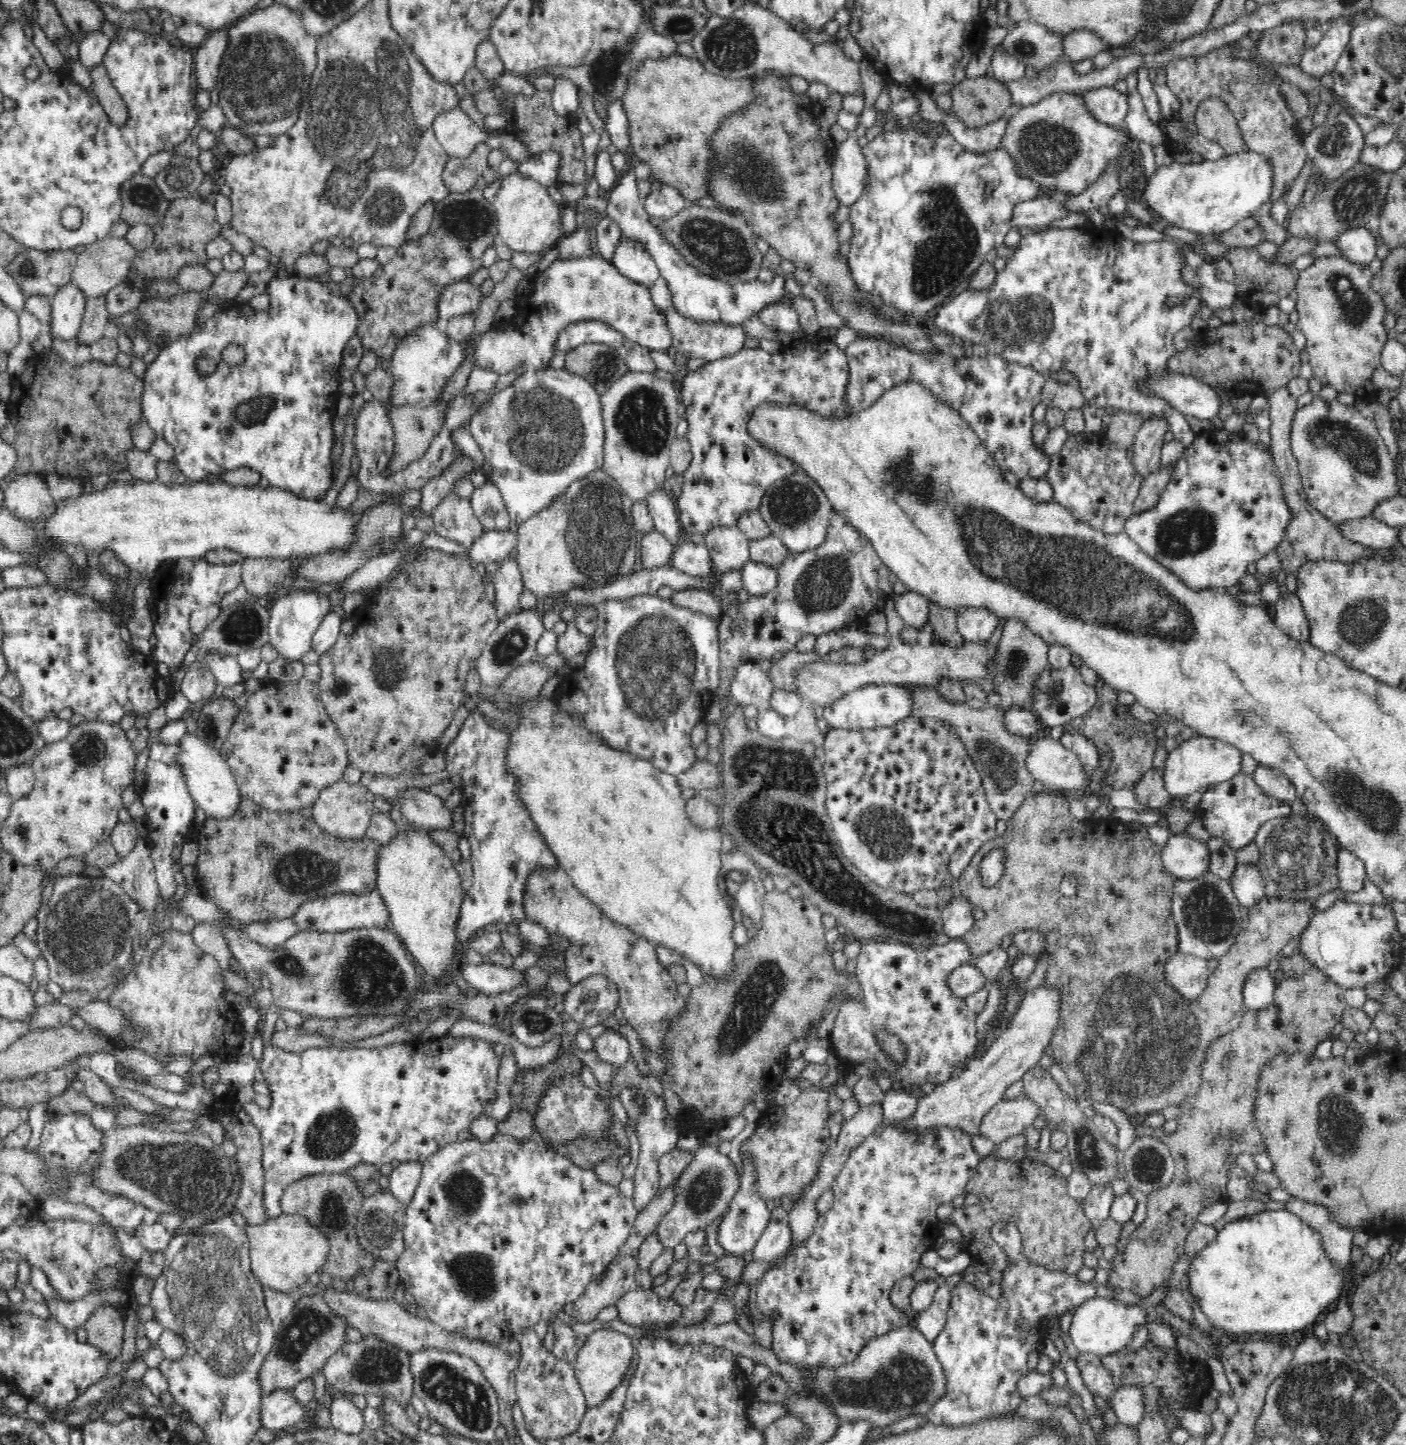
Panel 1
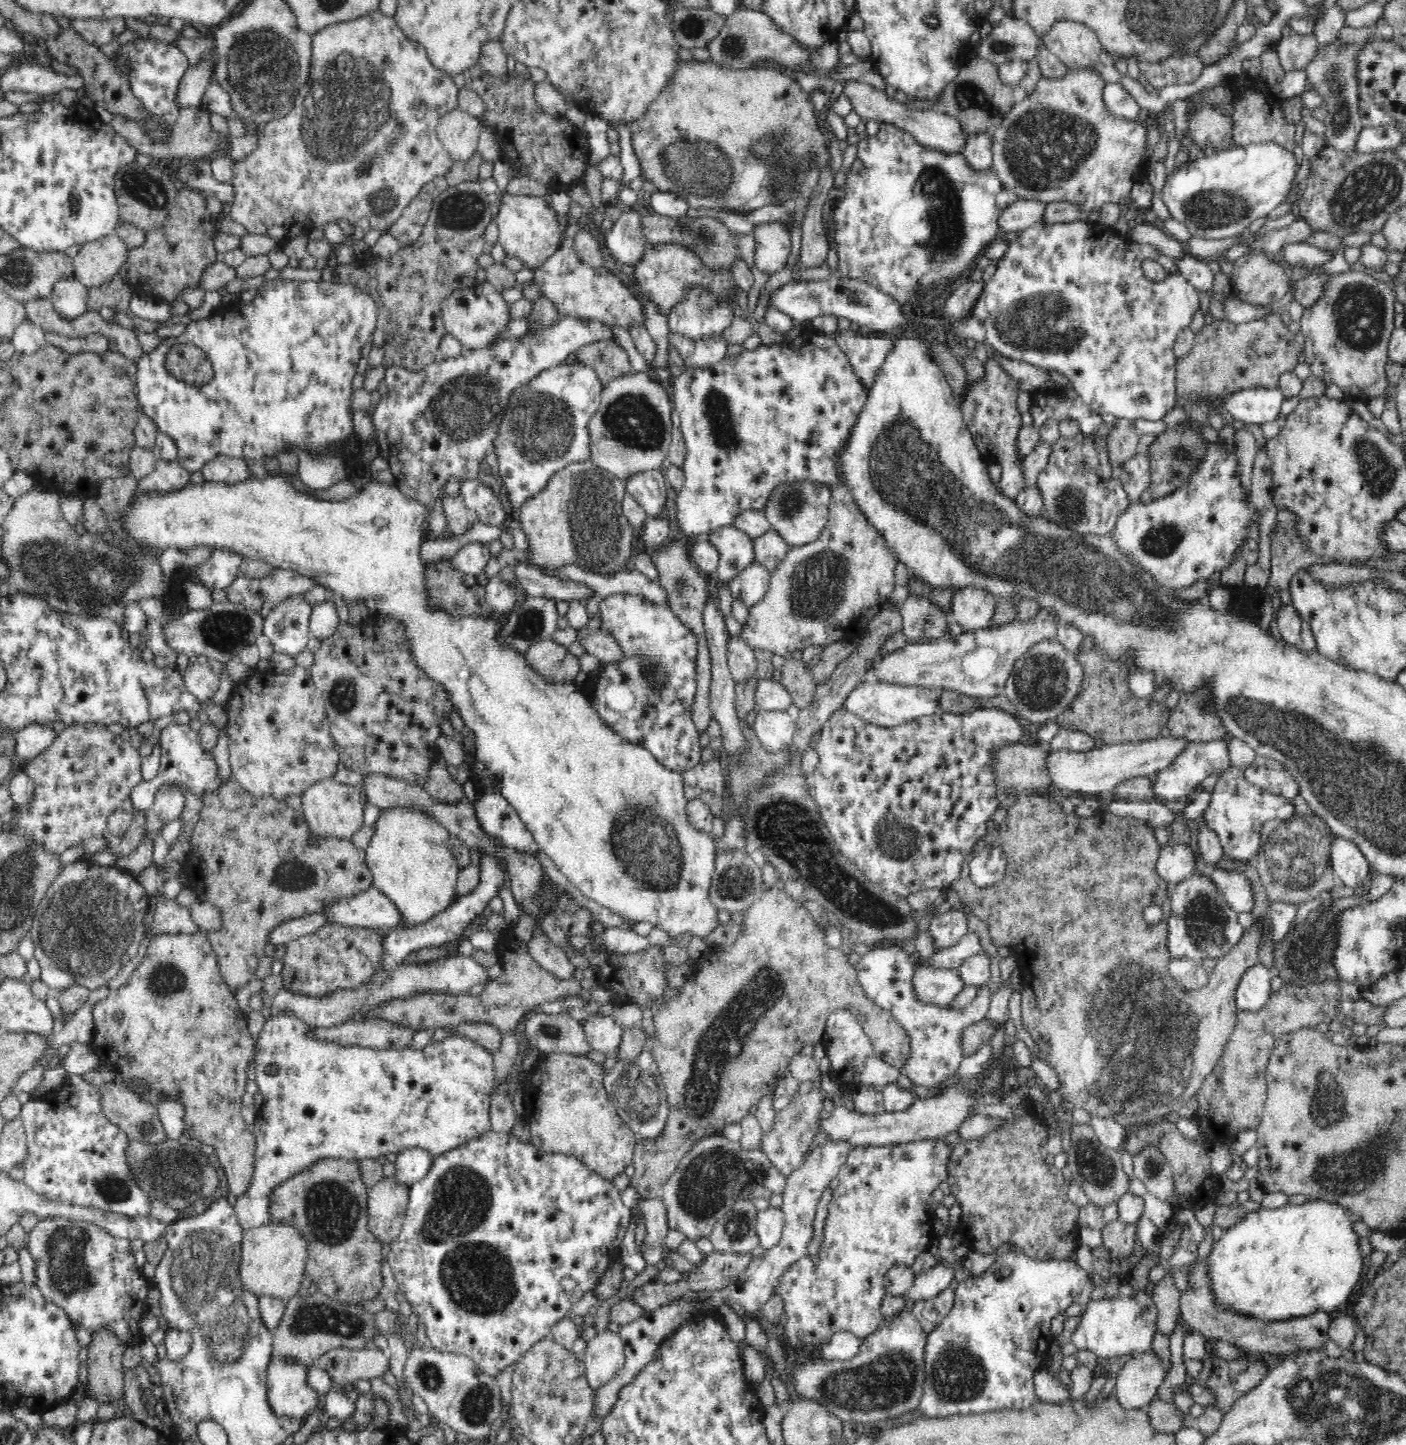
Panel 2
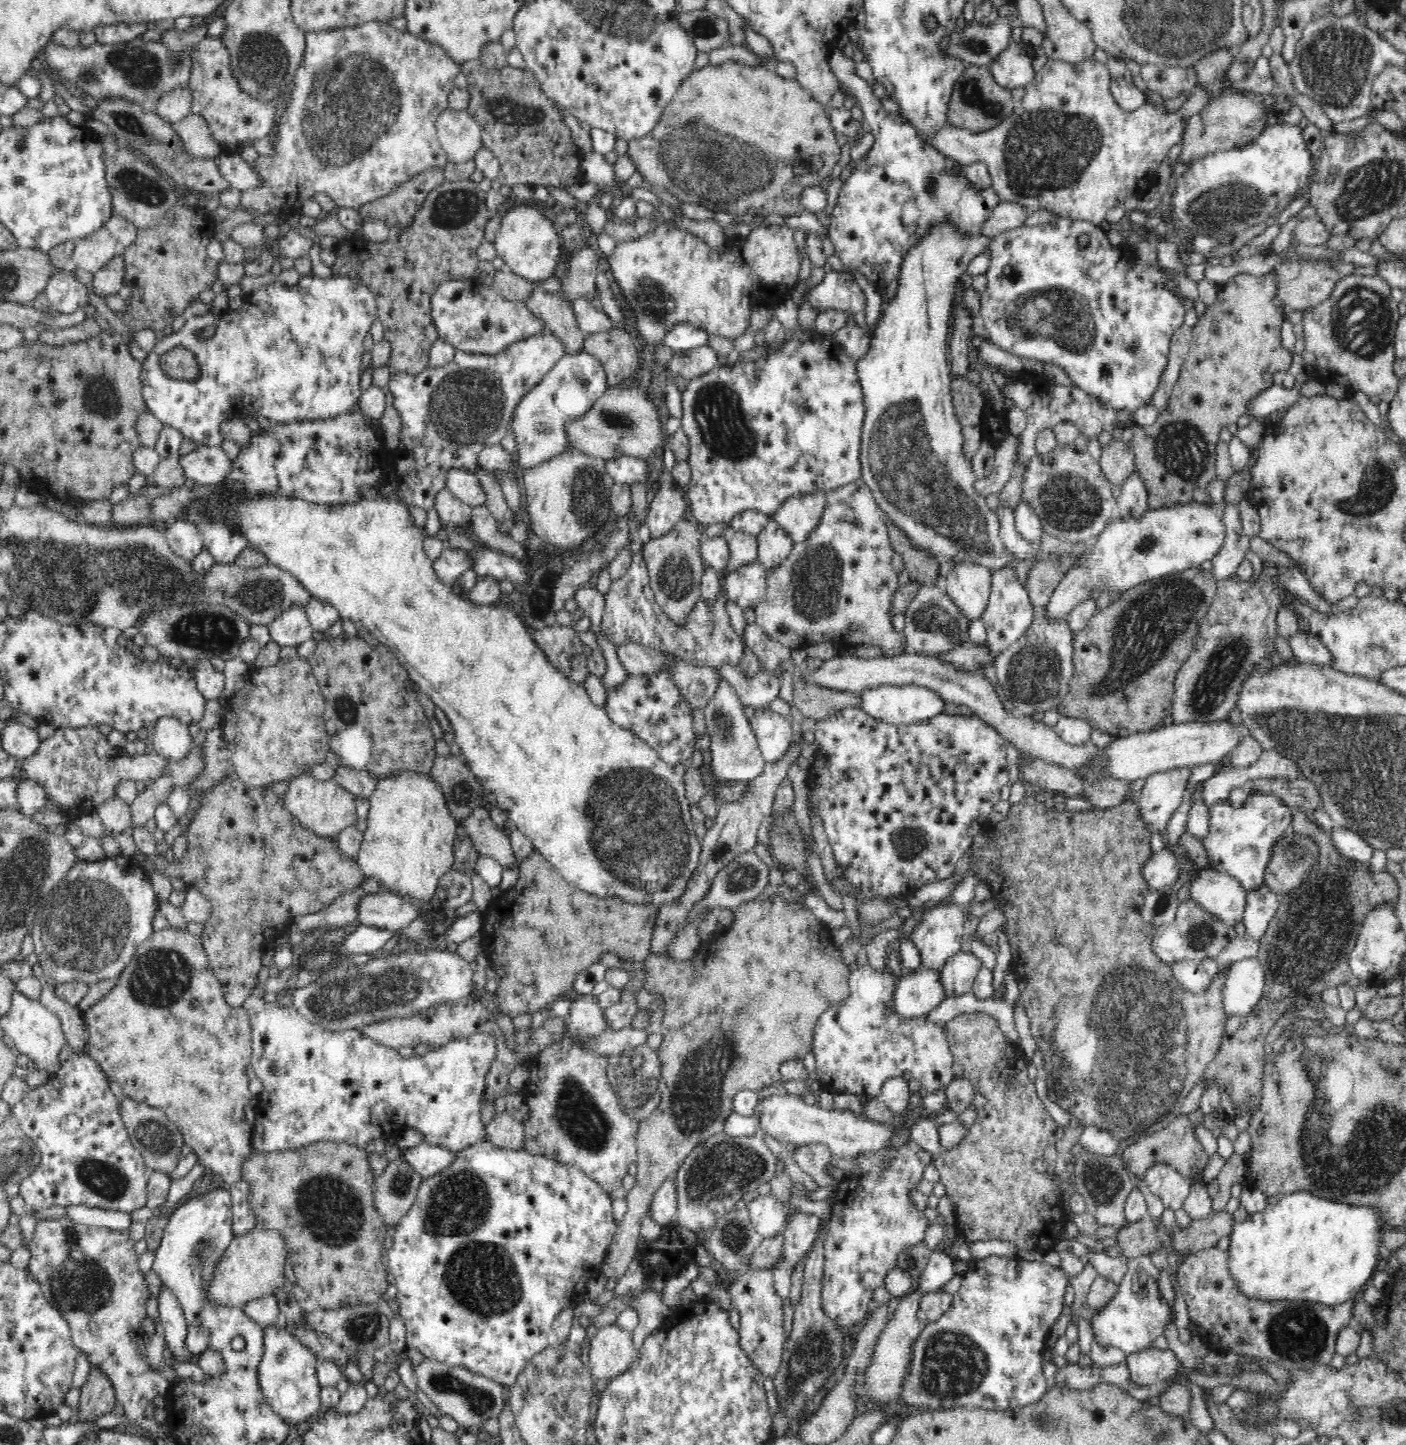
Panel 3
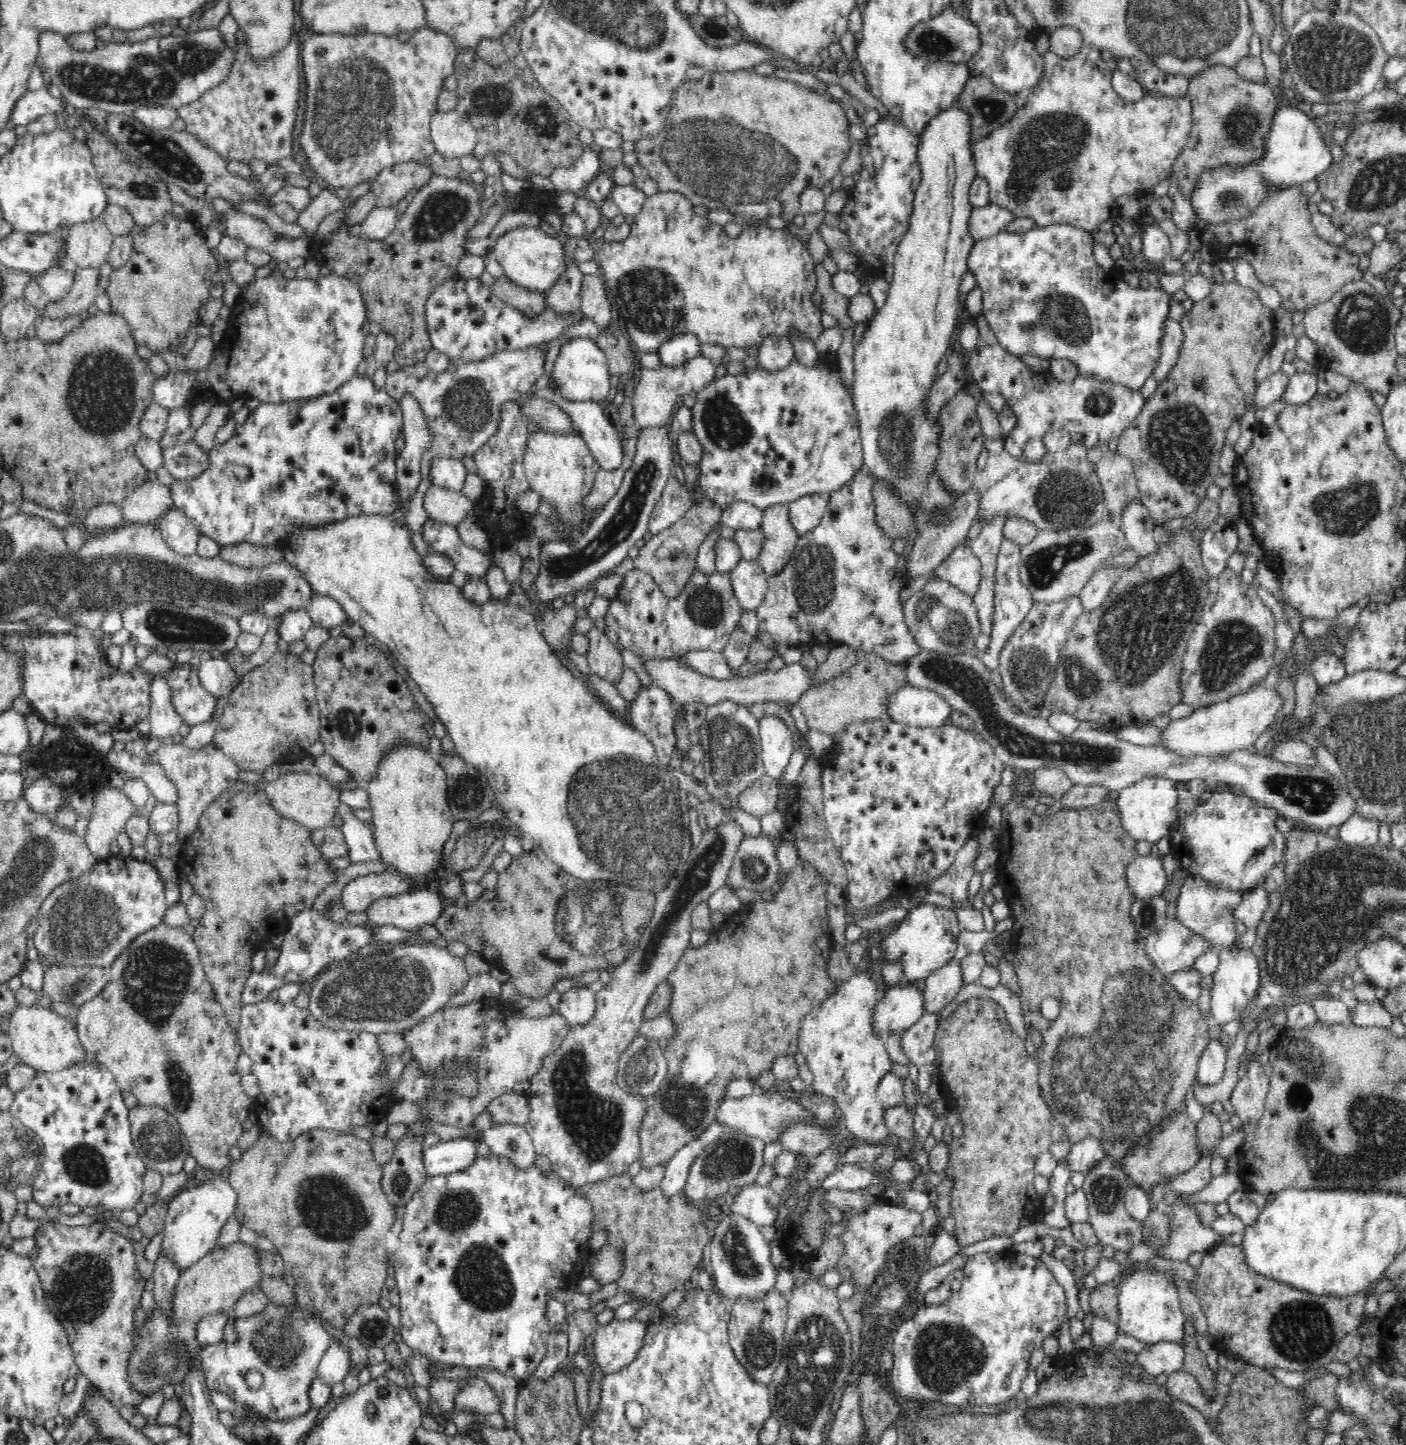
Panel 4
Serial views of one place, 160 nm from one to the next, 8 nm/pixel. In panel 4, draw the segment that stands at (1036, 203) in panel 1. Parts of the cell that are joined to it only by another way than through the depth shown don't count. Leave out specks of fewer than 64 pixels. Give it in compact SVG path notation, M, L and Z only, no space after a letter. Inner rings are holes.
M988 203L986 206L973 207L967 222L968 233L975 240L988 239L1003 232L1006 225L1014 219L1002 206Z

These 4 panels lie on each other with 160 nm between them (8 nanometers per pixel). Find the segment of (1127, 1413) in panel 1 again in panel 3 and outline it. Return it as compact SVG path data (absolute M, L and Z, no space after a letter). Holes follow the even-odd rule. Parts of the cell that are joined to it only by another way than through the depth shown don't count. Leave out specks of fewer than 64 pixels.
M1148 1347L1125 1357L1132 1381L1141 1385L1162 1387L1170 1377L1176 1375L1181 1362L1172 1350Z

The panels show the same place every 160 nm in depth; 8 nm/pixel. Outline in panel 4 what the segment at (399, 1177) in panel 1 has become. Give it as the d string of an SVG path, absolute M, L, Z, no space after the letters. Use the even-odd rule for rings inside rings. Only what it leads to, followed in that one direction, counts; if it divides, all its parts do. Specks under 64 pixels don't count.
M469 1139L439 1141L425 1148L424 1166L427 1176L451 1175L470 1168L476 1158L476 1142Z

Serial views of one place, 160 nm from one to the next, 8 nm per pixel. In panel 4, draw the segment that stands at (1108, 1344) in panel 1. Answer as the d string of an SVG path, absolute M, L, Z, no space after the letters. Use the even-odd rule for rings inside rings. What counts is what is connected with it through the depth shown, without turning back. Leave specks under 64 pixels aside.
M1135 1270L1121 1283L1118 1295L1120 1324L1118 1332L1146 1344L1156 1342L1180 1342L1184 1350L1184 1312L1178 1289L1168 1282L1162 1272Z

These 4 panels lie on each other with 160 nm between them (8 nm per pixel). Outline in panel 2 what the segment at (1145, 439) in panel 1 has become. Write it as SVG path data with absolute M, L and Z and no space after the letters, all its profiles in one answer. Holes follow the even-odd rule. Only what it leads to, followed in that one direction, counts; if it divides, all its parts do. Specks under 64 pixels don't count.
M1138 452L1123 465L1120 481L1129 504L1136 505L1151 481L1150 467L1144 452Z

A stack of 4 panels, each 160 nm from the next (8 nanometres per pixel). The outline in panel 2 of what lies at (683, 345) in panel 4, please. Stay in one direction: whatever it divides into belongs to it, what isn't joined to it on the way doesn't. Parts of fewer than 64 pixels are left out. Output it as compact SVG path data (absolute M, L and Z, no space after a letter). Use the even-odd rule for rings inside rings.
M690 290L687 302L673 309L668 318L674 336L702 340L717 336L731 323L734 309L728 299L716 299L705 290Z

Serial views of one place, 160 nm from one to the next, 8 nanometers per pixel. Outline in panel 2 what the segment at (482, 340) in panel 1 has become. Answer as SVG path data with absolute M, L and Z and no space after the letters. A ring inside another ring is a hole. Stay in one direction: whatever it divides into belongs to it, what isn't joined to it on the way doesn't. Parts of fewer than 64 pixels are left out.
M575 238L562 240L558 251L534 271L532 282L538 284L543 296L550 298L557 305L559 316L574 316L588 322L620 325L626 330L630 323L644 325L643 302L607 268L596 270L580 263L575 250Z

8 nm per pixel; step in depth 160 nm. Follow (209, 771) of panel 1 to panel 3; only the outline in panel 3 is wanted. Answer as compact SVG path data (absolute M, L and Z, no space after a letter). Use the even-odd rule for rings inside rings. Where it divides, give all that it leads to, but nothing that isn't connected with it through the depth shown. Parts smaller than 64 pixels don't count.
M164 716L156 720L154 736L149 741L163 758L175 763L189 754L193 737L188 730L188 724L174 717Z

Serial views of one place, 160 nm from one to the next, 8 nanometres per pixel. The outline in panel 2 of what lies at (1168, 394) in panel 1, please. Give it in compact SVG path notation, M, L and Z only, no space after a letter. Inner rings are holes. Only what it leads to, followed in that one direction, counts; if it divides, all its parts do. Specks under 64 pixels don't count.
M1279 387L1256 388L1230 394L1224 402L1230 418L1246 424L1264 424L1277 420L1284 394Z

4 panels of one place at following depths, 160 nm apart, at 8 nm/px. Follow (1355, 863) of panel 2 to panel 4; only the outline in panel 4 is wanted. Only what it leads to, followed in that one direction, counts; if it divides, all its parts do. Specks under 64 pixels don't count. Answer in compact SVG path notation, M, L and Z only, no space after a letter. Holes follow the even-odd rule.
M1354 815L1338 827L1338 837L1346 844L1370 847L1378 844L1380 824L1376 818Z

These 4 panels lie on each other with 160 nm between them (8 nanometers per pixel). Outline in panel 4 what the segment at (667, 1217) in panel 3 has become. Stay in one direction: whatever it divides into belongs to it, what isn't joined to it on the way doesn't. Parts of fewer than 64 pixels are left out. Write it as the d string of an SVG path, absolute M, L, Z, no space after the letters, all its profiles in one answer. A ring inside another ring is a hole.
M714 1122L694 1140L677 1150L677 1153L666 1163L667 1168L660 1186L665 1190L667 1196L680 1192L680 1189L686 1184L690 1168L692 1168L696 1158L702 1154L702 1150L706 1146L712 1144L726 1130L728 1129Z

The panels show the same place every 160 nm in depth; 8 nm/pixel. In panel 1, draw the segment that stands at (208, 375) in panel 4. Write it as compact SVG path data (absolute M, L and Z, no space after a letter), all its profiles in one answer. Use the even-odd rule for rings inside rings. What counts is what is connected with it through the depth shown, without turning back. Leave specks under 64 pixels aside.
M288 275L283 278L273 277L266 286L266 293L270 298L270 306L268 310L252 310L251 306L242 306L242 316L234 314L234 310L226 310L226 312L218 312L218 314L208 318L206 323L199 326L198 330L187 332L185 335L178 335L176 339L166 343L160 348L159 355L146 364L144 370L143 390L141 392L141 409L142 416L146 417L150 427L158 437L162 437L174 449L174 462L177 467L185 474L189 482L204 481L209 475L220 474L224 469L233 469L236 467L248 467L257 470L261 476L267 478L269 484L274 487L288 489L304 497L314 501L322 500L322 496L326 496L331 488L331 457L334 442L336 442L336 430L334 430L334 422L336 422L336 404L342 392L340 392L340 384L342 381L342 372L344 372L344 348L346 344L357 336L360 326L362 326L361 316L357 312L357 308L351 304L349 298L338 296L334 292L330 292L330 288L322 282L312 282L310 278L301 278L297 275ZM230 344L236 344L242 348L244 352L244 362L240 364L225 363L222 359L222 350ZM196 357L208 357L217 362L217 372L208 379L198 377L193 367L193 360Z

